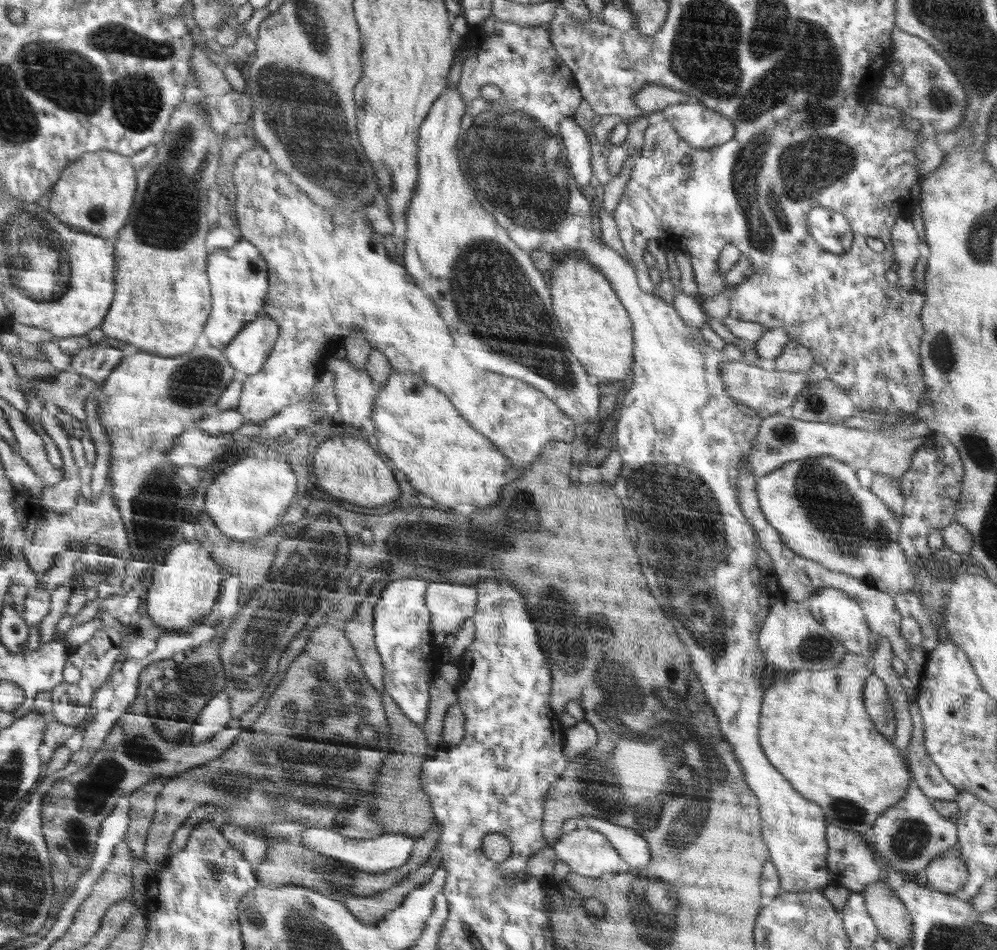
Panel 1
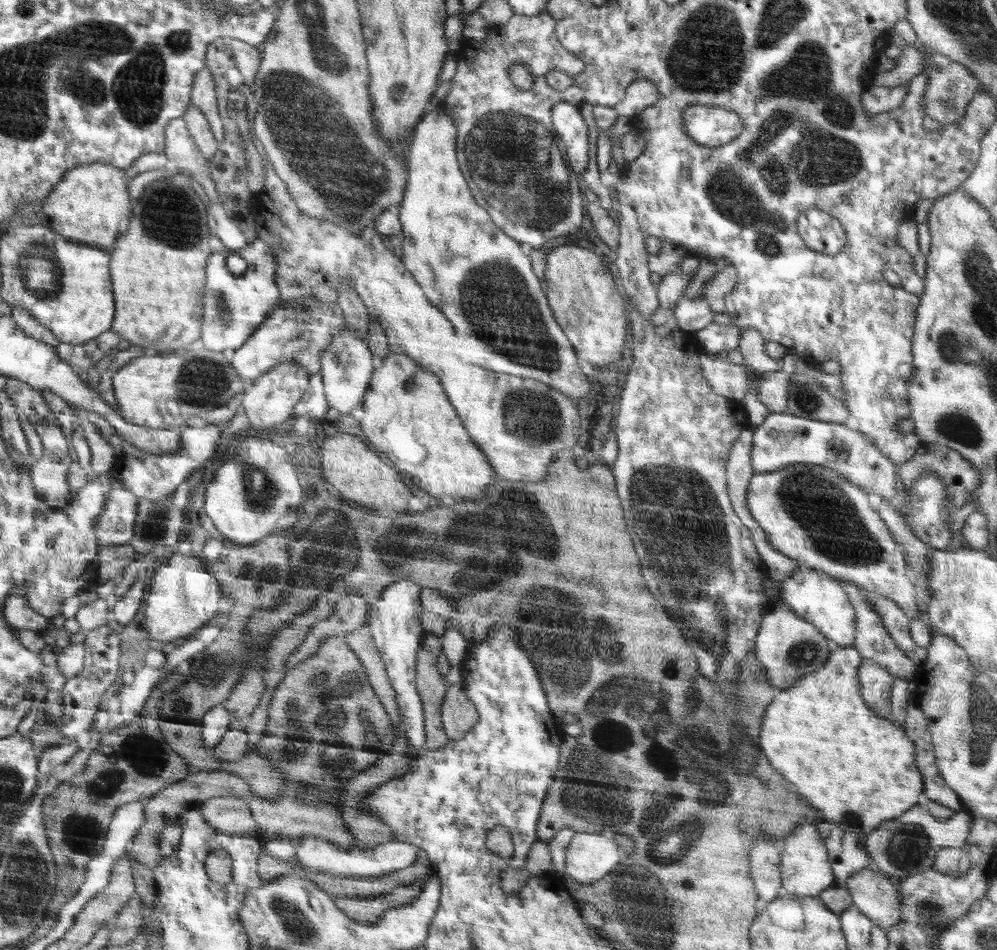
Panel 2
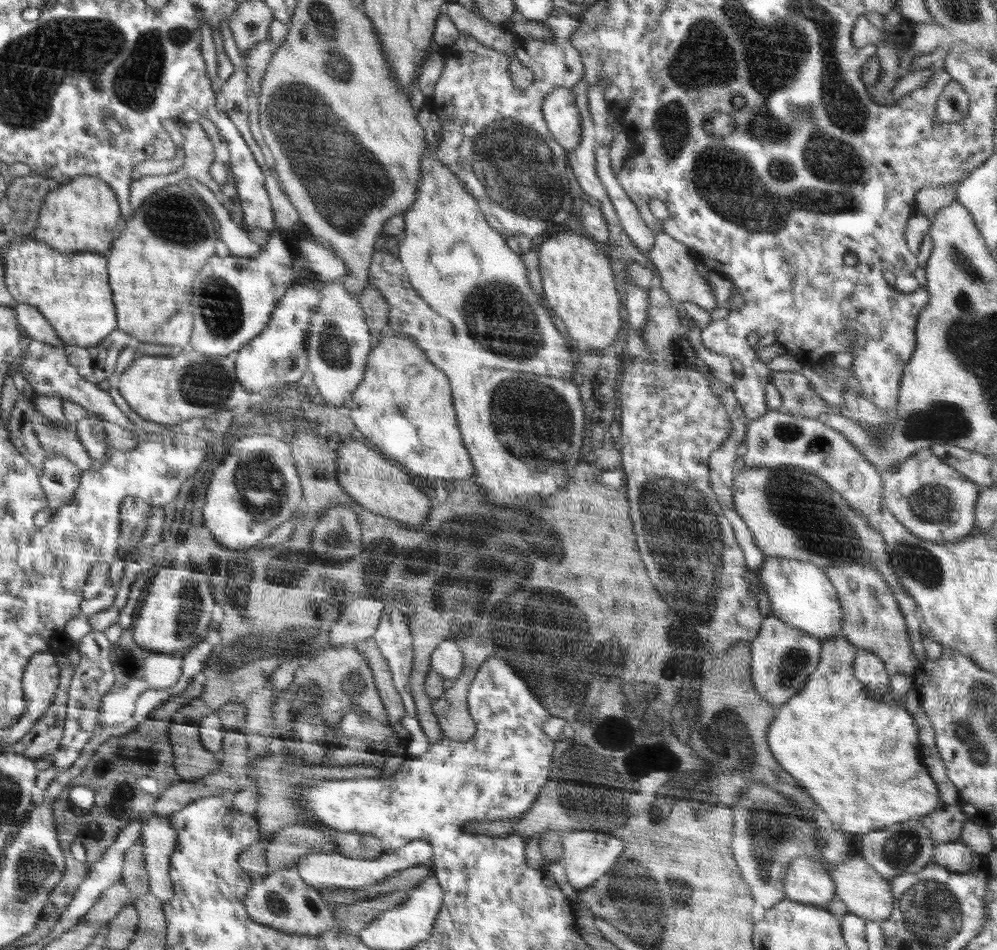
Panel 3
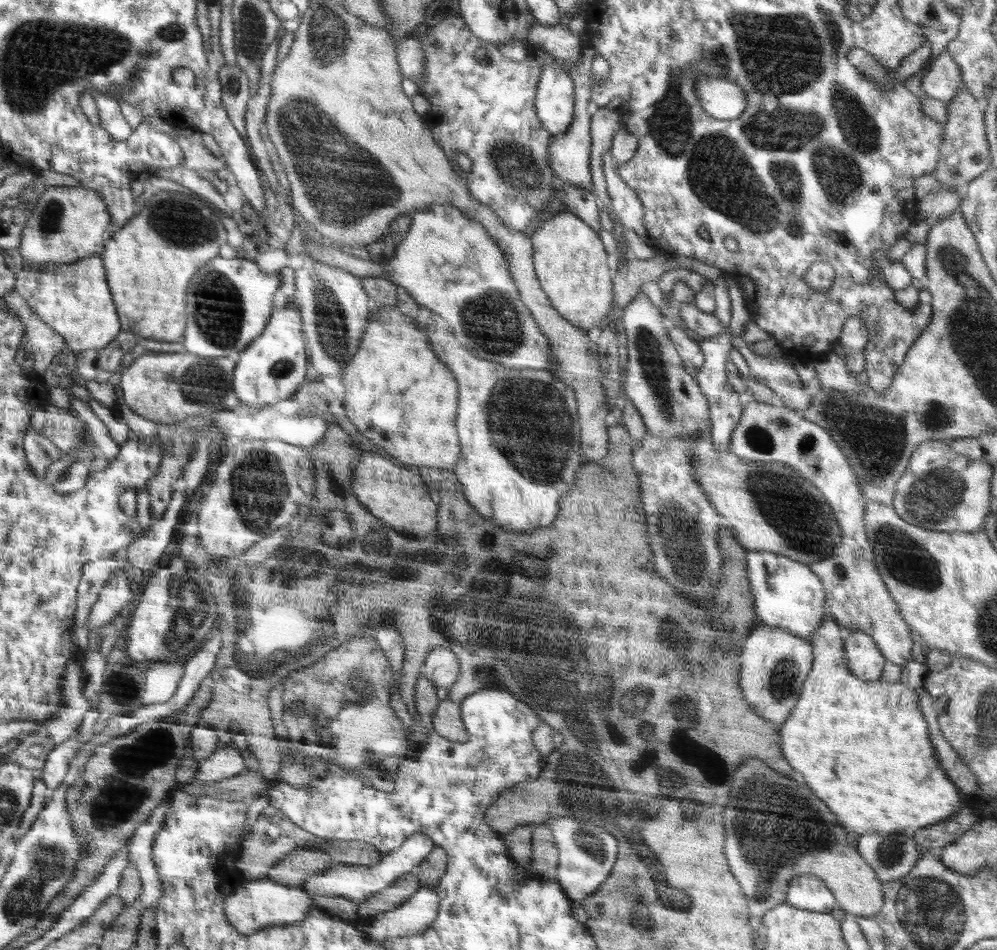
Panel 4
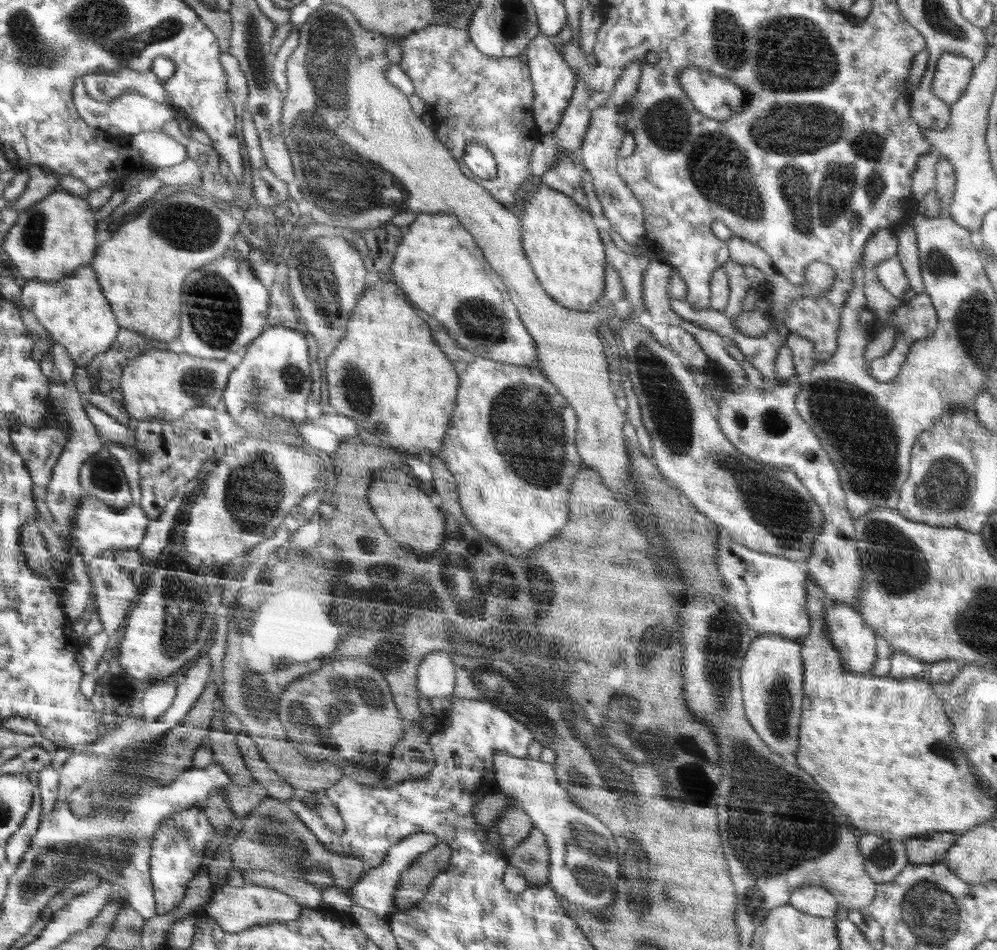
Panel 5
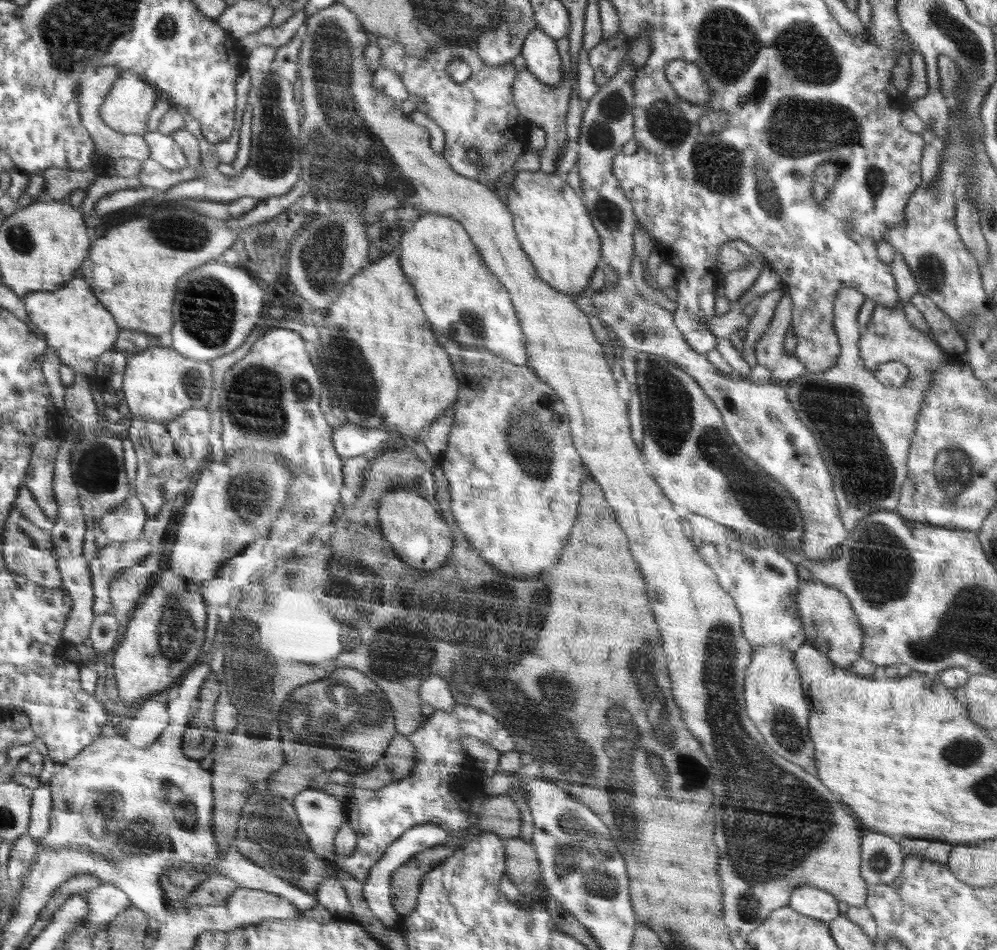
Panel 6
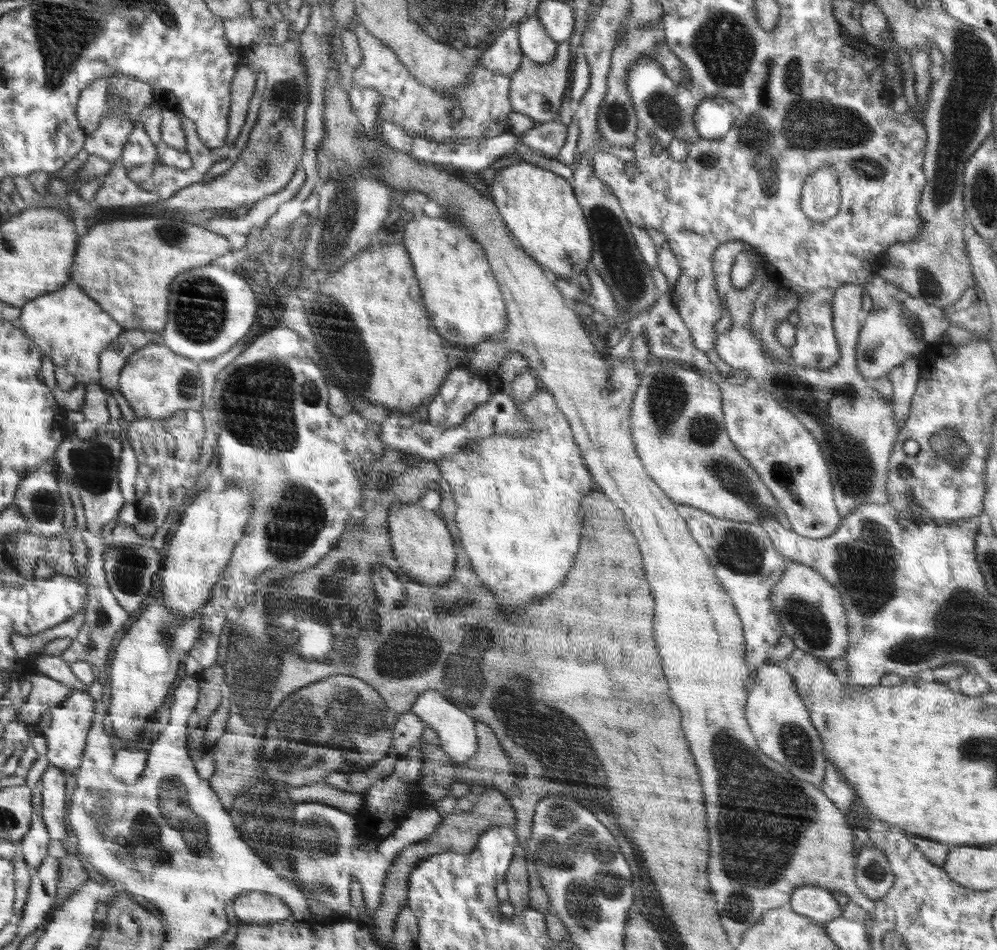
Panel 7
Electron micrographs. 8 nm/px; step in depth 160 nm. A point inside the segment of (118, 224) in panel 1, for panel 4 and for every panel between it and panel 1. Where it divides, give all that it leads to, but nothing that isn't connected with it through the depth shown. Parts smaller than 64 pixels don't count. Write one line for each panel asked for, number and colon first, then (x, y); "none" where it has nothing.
2: (86, 206)
3: (80, 216)
4: (68, 223)

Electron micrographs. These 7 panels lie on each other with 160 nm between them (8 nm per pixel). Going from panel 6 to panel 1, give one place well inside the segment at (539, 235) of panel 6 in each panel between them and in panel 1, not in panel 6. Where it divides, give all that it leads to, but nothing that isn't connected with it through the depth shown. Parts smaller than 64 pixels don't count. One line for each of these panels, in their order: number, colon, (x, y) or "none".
1: (595, 324)
2: (580, 289)
3: (578, 284)
4: (574, 270)
5: (565, 249)

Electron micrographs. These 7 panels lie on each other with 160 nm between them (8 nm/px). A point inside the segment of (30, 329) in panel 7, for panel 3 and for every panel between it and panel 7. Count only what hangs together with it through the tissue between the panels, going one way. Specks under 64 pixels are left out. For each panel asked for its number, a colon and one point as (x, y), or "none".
3: (71, 290)
4: (73, 299)
5: (73, 310)
6: (77, 326)

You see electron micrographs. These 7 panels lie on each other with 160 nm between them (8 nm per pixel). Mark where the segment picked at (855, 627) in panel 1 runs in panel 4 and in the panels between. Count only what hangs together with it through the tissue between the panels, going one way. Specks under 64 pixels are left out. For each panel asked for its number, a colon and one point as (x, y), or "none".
2: (817, 597)
3: (801, 594)
4: (788, 594)

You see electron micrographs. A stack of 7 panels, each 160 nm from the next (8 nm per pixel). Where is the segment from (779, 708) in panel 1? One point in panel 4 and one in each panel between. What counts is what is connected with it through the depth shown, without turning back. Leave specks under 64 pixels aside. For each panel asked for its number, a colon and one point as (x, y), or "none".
2: (857, 770)
3: (861, 760)
4: (863, 747)

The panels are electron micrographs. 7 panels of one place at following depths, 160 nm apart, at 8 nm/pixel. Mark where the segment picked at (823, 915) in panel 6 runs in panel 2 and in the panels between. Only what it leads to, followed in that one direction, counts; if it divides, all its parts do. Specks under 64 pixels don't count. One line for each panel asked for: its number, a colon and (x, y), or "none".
2: (805, 870)
3: (806, 882)
4: (808, 893)
5: (813, 900)

